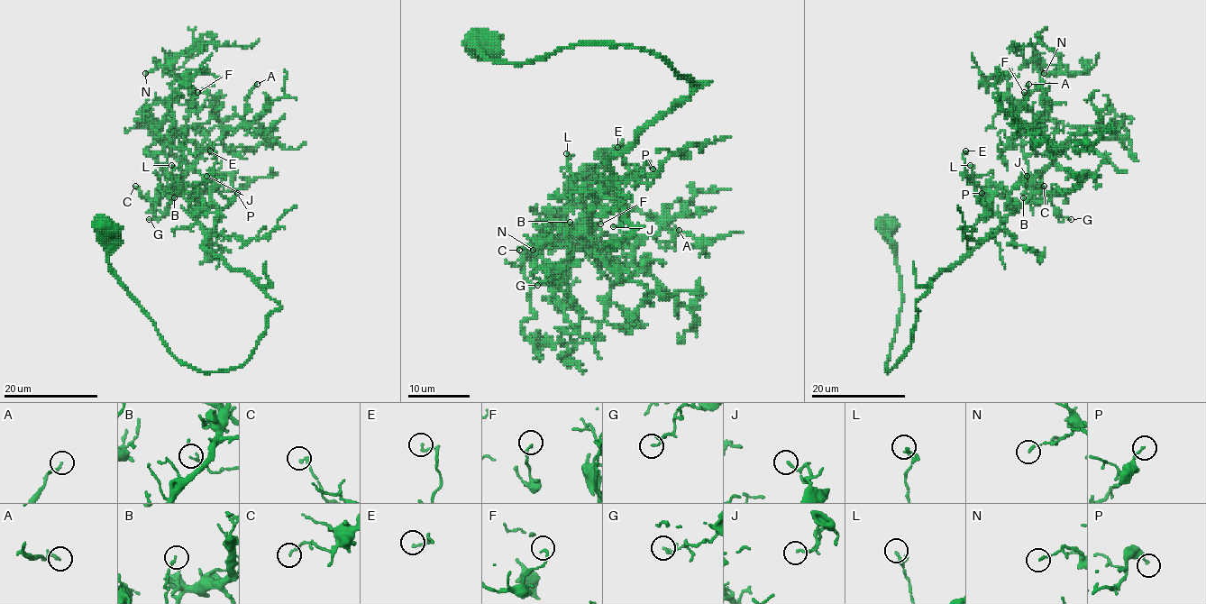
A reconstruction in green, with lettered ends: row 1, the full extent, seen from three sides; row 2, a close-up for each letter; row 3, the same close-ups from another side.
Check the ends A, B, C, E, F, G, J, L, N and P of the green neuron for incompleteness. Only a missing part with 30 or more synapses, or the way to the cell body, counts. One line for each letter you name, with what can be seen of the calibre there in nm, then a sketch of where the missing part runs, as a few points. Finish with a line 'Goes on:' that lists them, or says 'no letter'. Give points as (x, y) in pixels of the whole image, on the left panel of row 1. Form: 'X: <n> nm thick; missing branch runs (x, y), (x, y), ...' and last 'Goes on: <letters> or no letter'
Goes on: no letter

